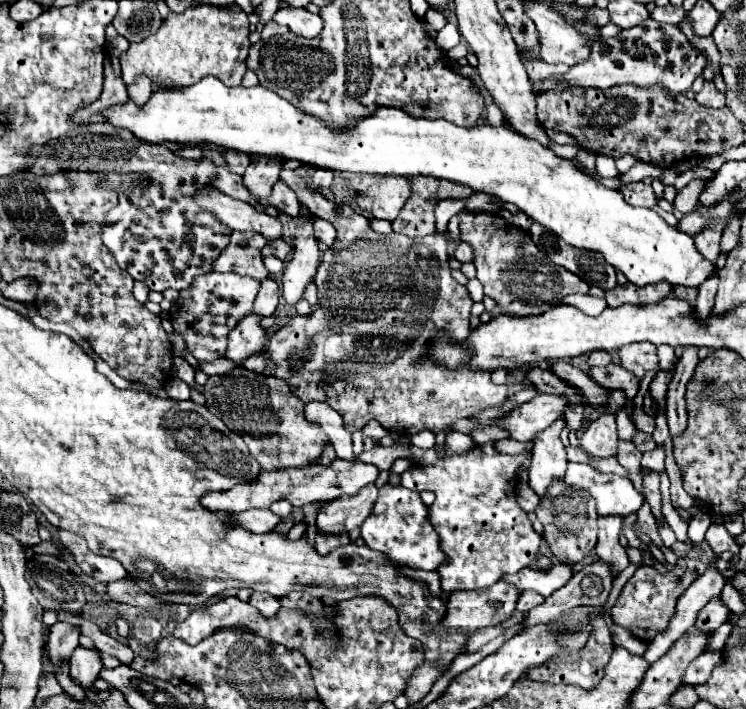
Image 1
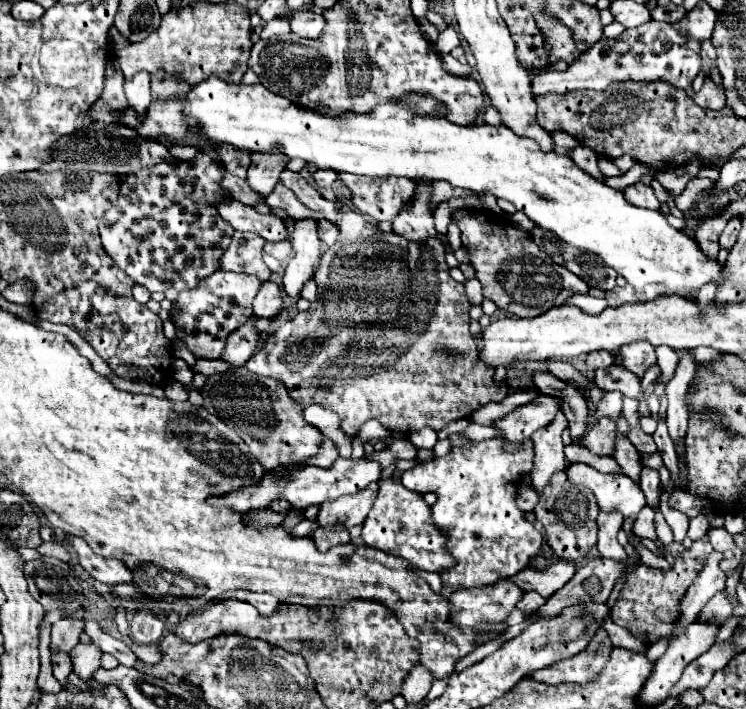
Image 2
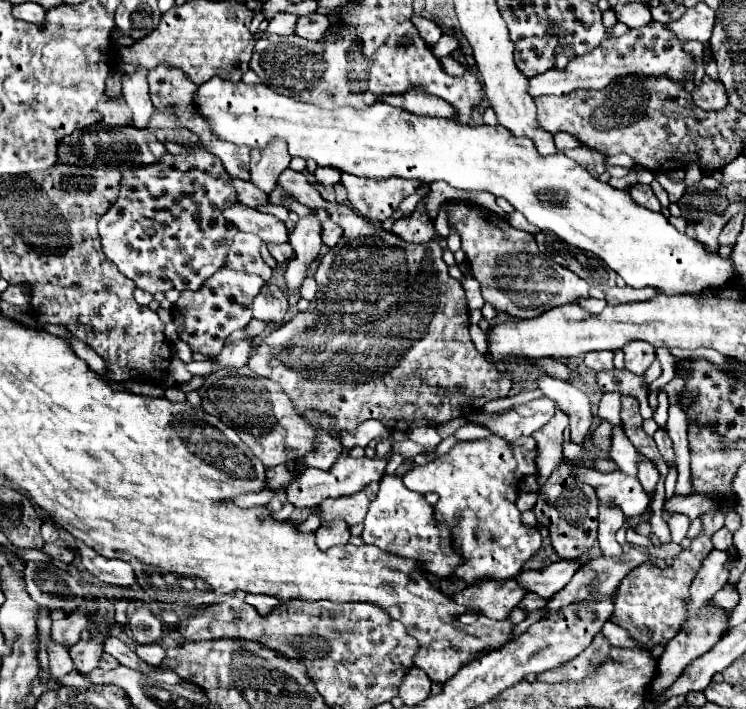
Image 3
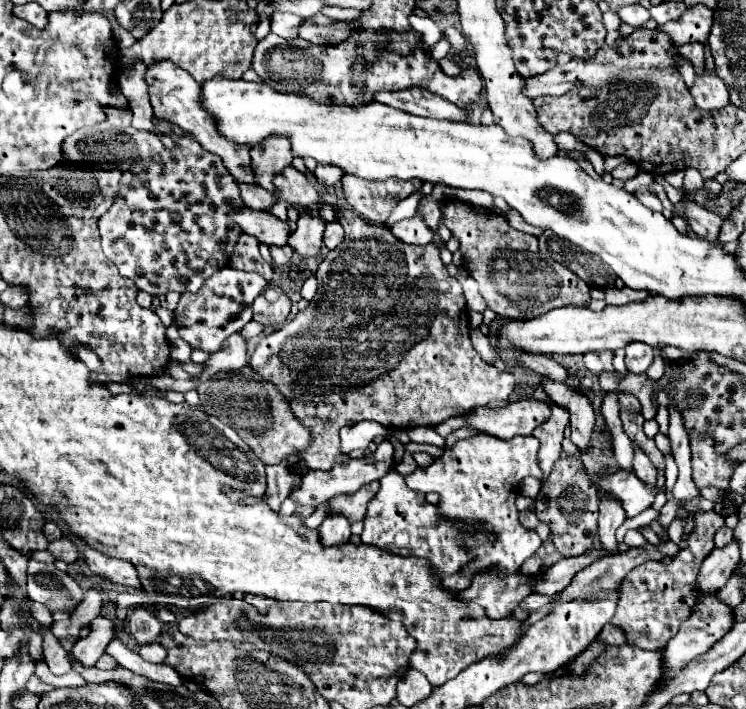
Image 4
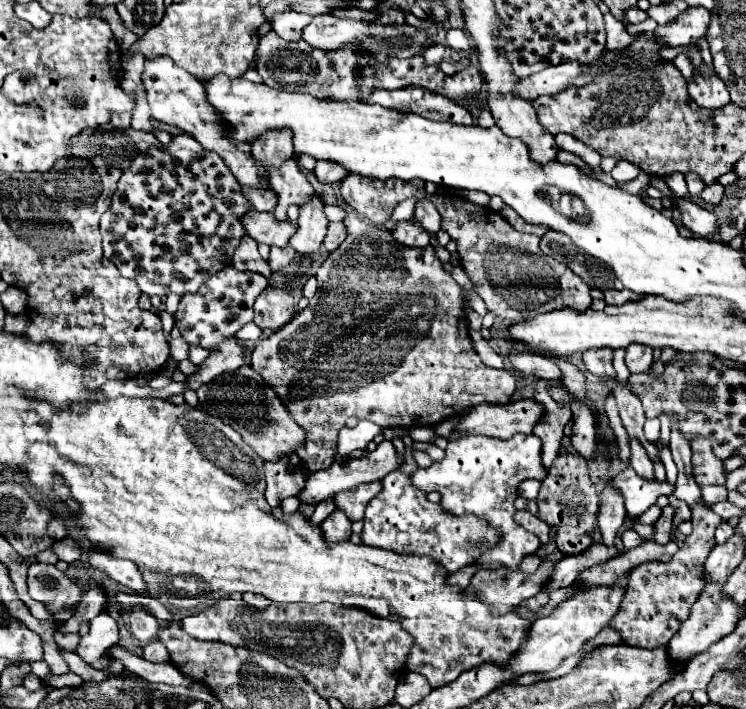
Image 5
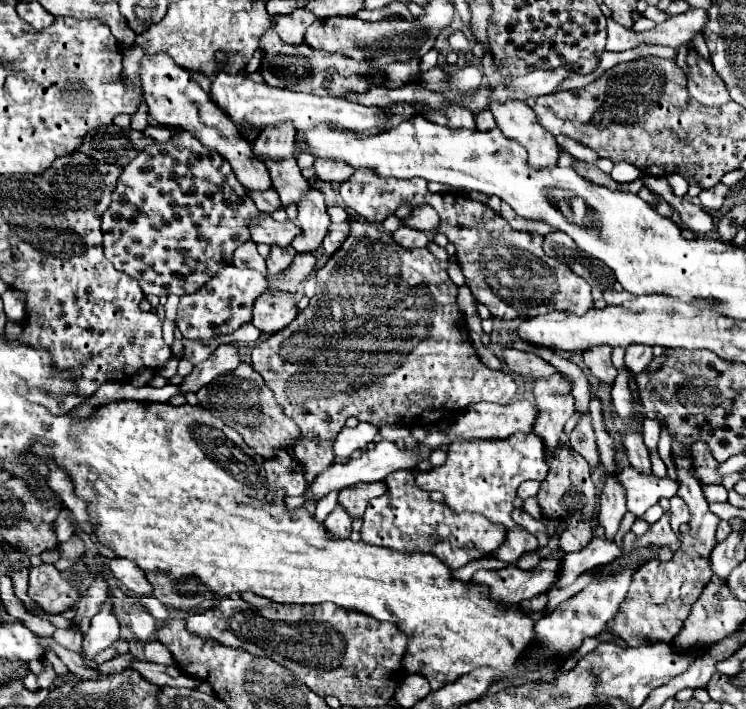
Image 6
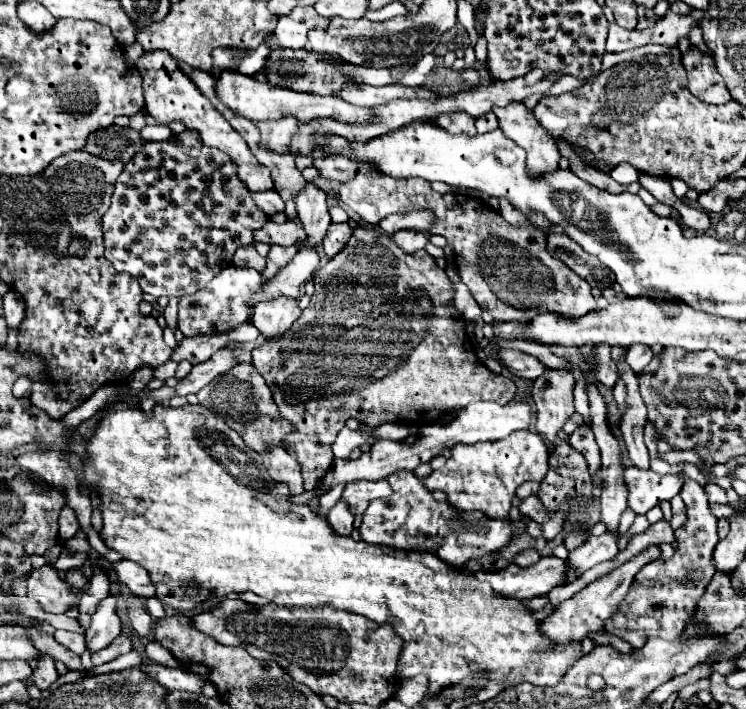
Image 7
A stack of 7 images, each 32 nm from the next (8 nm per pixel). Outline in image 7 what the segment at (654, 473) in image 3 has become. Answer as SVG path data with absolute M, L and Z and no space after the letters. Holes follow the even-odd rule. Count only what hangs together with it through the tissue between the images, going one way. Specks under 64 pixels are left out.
M624 358L618 364L618 372L626 382L626 388L628 388L626 402L630 406L630 410L622 418L620 430L622 430L622 436L624 436L624 444L626 444L632 466L644 470L644 468L650 468L648 448L646 448L644 436L642 436L642 430L644 430L644 424L646 424L646 406L644 406L644 402L640 398L640 392L638 392L638 376L628 370Z

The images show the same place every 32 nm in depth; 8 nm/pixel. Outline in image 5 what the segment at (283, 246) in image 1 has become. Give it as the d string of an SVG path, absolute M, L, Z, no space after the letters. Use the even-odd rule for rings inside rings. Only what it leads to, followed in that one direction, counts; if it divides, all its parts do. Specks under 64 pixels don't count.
M284 246L284 248L272 248L270 250L270 268L272 268L272 272L280 272L284 266L288 266L290 262L292 262L292 258L294 258L294 250L290 248L290 246Z

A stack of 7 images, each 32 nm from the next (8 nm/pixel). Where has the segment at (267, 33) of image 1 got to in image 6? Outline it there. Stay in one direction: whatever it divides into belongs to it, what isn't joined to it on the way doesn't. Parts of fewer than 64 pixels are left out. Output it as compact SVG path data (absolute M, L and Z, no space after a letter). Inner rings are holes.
M296 8L290 14L278 14L274 16L274 30L284 42L288 44L300 44L304 42L304 30L310 22L314 22L318 16L304 8Z

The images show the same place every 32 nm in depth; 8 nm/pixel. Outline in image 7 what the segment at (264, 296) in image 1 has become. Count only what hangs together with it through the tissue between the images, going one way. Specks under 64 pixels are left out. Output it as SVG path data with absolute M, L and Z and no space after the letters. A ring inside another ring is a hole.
M278 296L266 302L258 302L252 312L252 324L260 330L264 338L278 338L284 334L294 320L298 320L298 302L290 296Z

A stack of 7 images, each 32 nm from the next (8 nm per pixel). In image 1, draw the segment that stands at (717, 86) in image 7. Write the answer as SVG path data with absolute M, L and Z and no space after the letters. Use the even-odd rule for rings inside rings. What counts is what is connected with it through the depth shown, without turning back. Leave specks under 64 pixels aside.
M704 82L702 92L696 94L696 102L700 102L702 106L708 106L708 108L722 108L724 106L724 94L716 90L714 82Z

